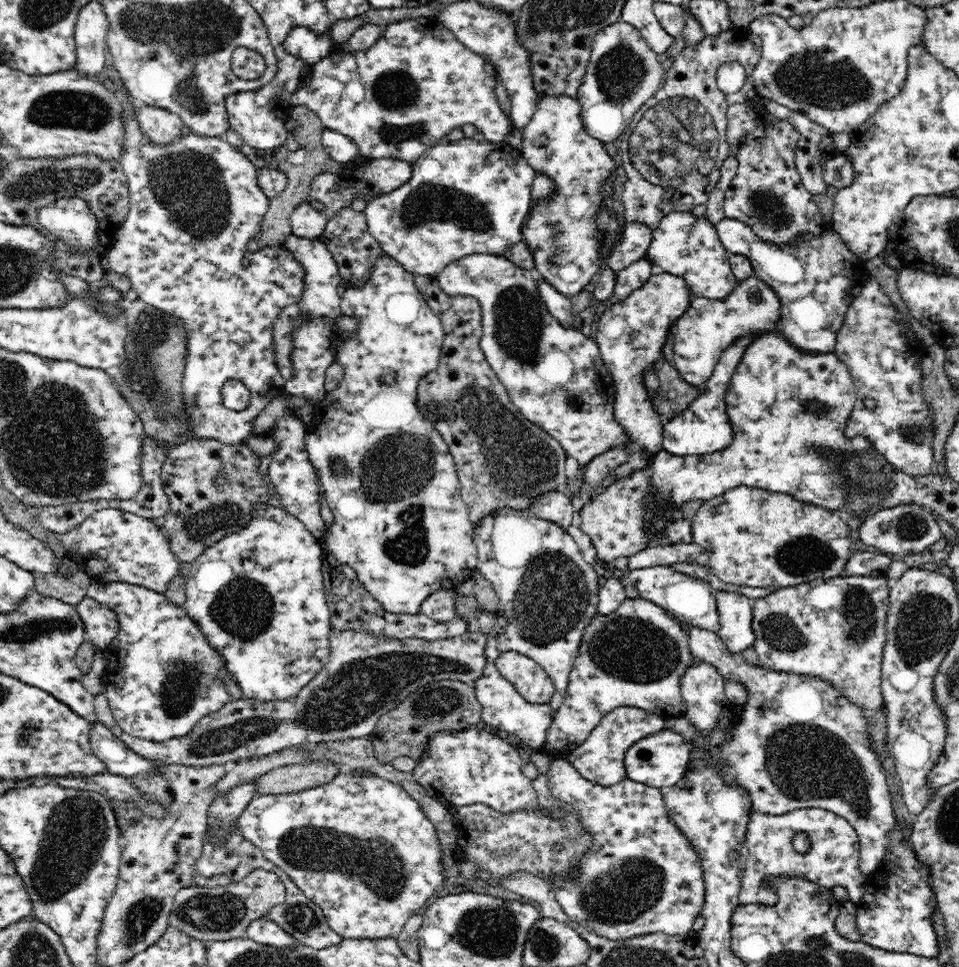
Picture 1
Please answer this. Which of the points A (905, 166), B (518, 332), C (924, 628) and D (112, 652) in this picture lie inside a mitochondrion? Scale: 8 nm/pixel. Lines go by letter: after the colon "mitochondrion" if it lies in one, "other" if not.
A: other
B: mitochondrion
C: mitochondrion
D: other

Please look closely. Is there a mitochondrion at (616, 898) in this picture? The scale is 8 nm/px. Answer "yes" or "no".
yes

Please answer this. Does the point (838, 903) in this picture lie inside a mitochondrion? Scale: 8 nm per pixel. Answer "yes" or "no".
no

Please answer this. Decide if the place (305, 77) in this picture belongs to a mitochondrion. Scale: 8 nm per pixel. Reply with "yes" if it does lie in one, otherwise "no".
no

